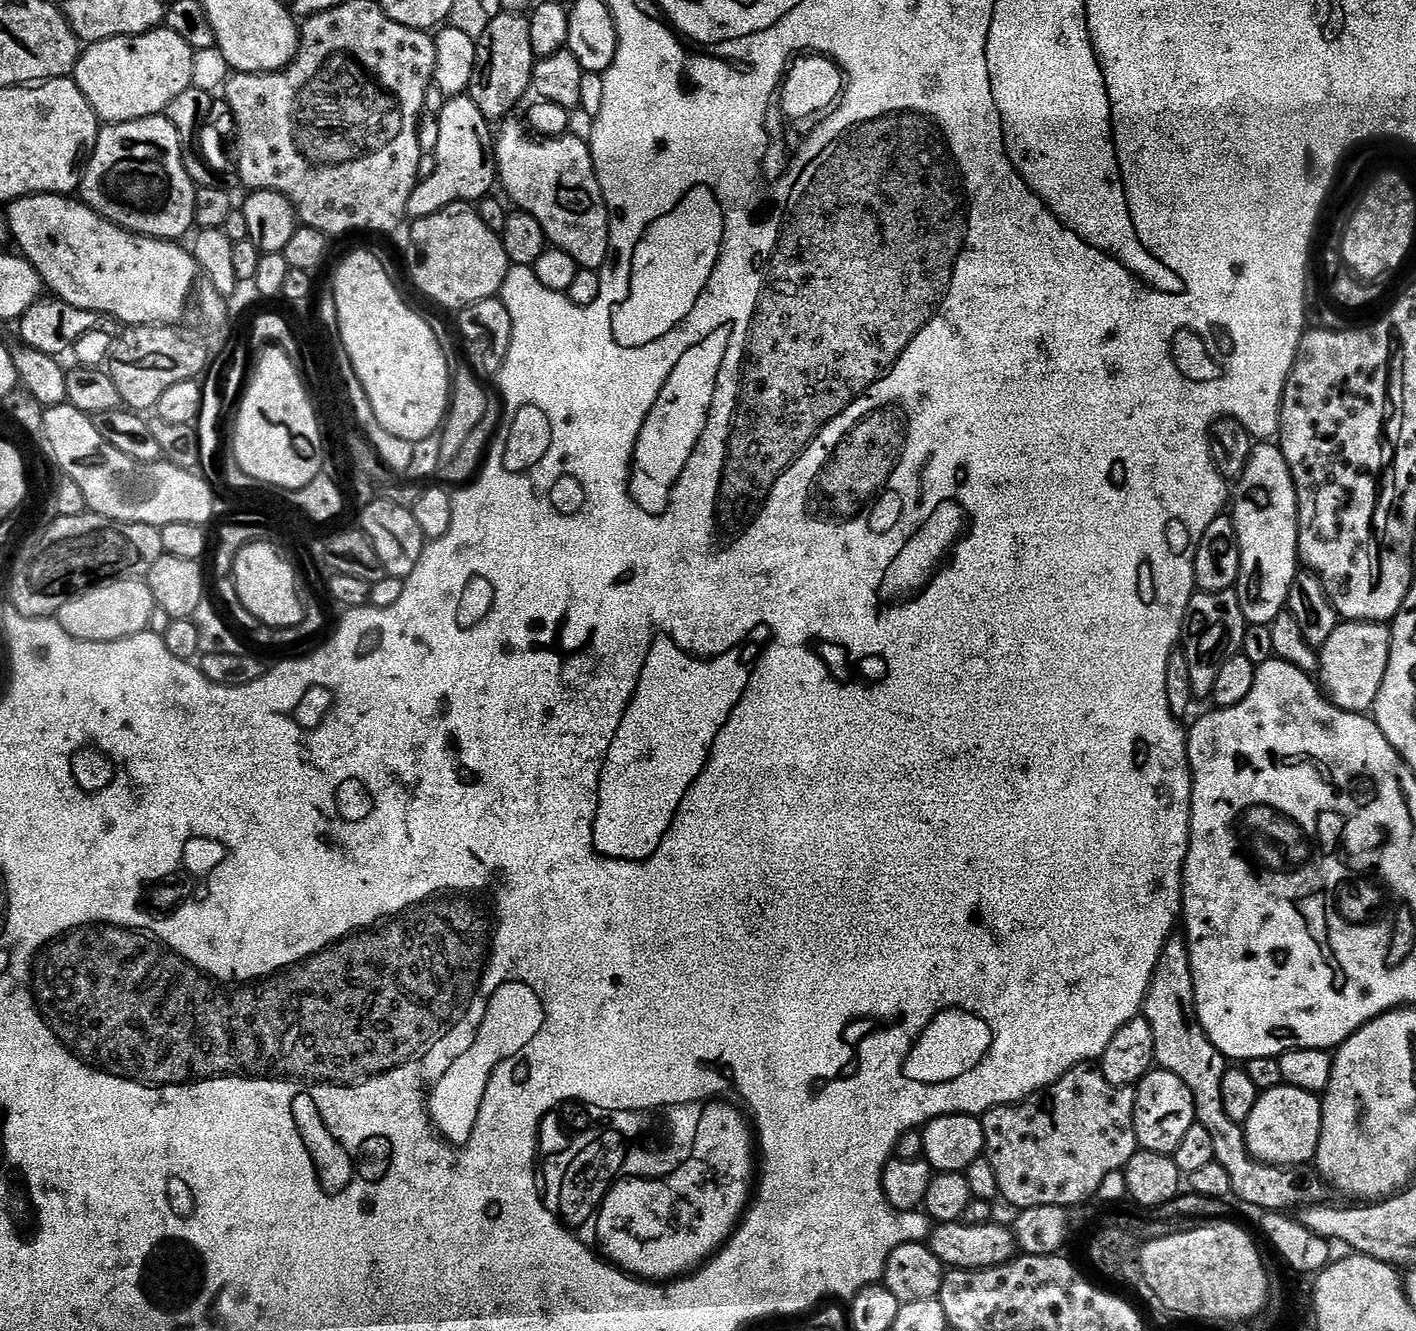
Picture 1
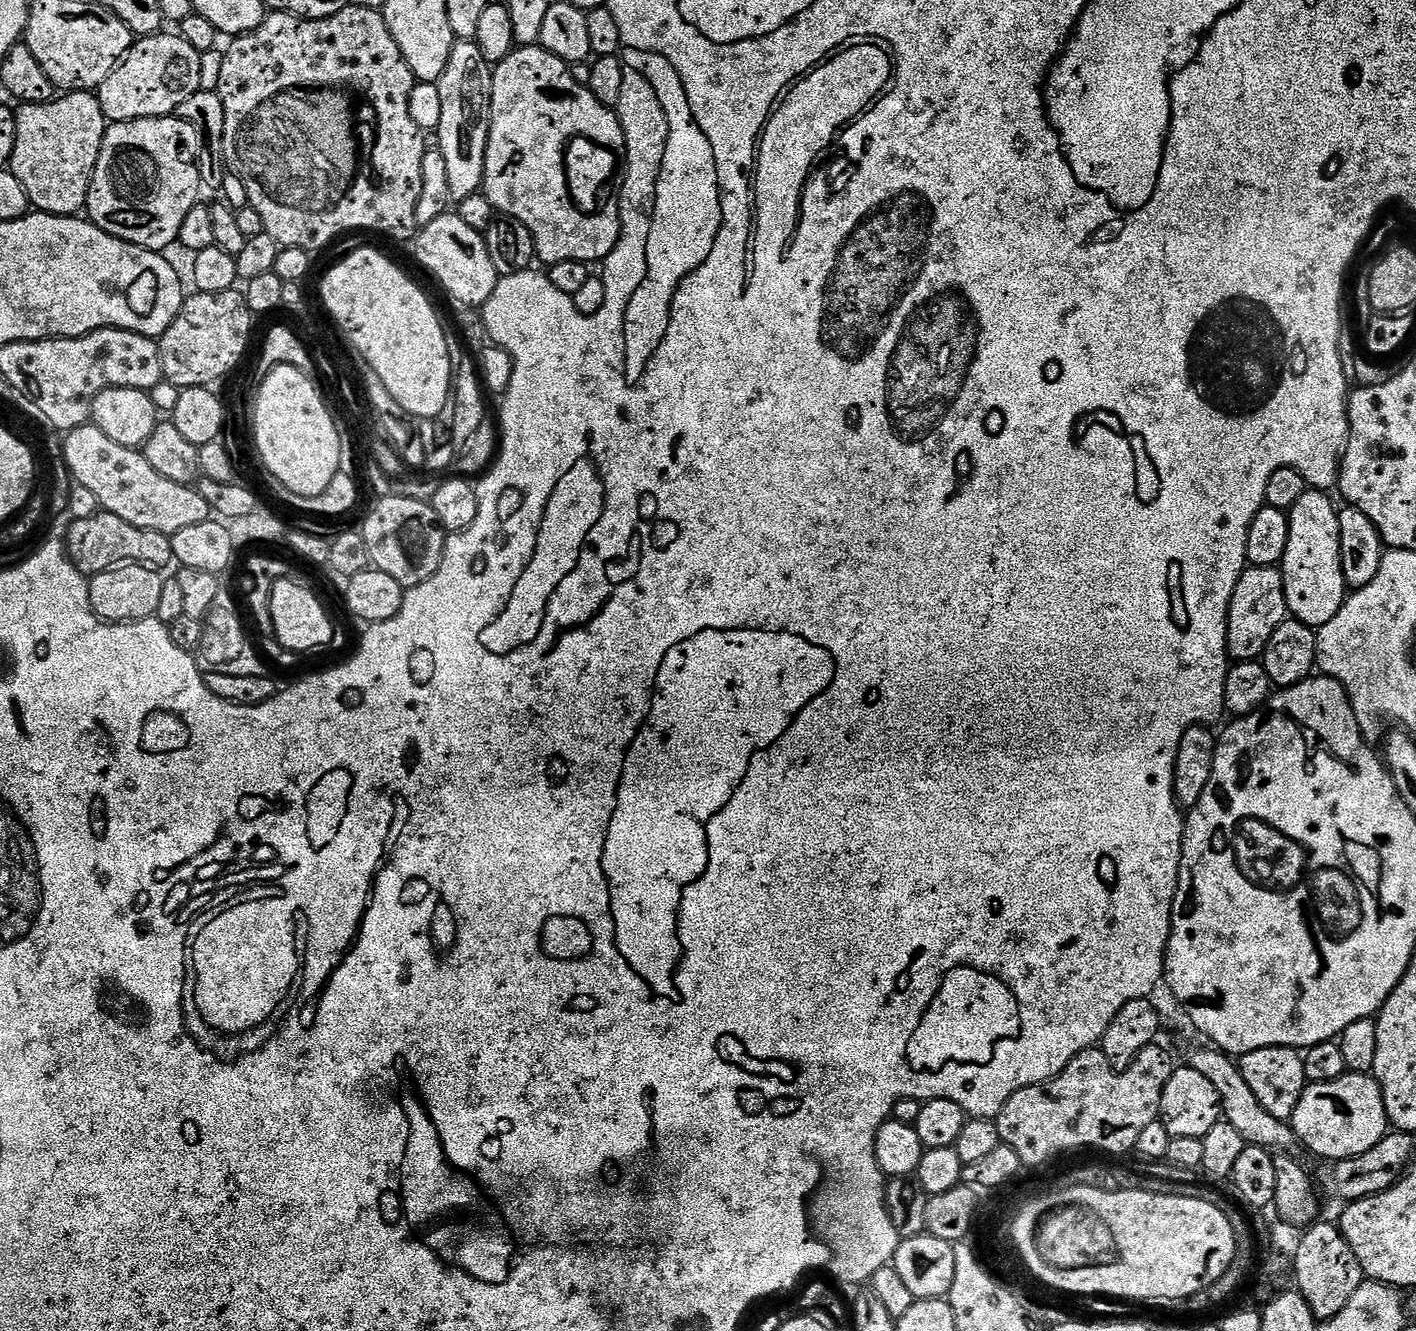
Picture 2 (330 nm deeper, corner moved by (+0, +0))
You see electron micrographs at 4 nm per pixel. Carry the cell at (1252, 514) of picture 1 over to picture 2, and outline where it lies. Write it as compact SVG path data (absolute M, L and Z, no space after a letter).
M1306 490L1294 506L1287 509L1289 520L1289 541L1282 561L1284 574L1284 593L1288 603L1289 613L1303 624L1319 629L1344 605L1346 599L1346 585L1342 568L1342 554L1340 553L1339 511L1327 491Z

